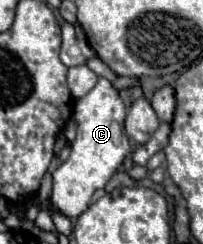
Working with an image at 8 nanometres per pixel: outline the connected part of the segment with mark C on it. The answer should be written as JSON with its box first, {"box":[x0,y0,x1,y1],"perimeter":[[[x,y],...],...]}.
{"box":[52,77,132,219],"perimeter":[[[100,77],[96,87],[76,101],[72,119],[76,121],[76,141],[72,145],[70,157],[54,171],[54,187],[52,187],[52,207],[64,213],[70,219],[76,219],[90,205],[90,199],[96,189],[104,189],[104,185],[112,179],[124,159],[132,153],[128,135],[124,131],[126,105],[112,85],[112,81]]]}

